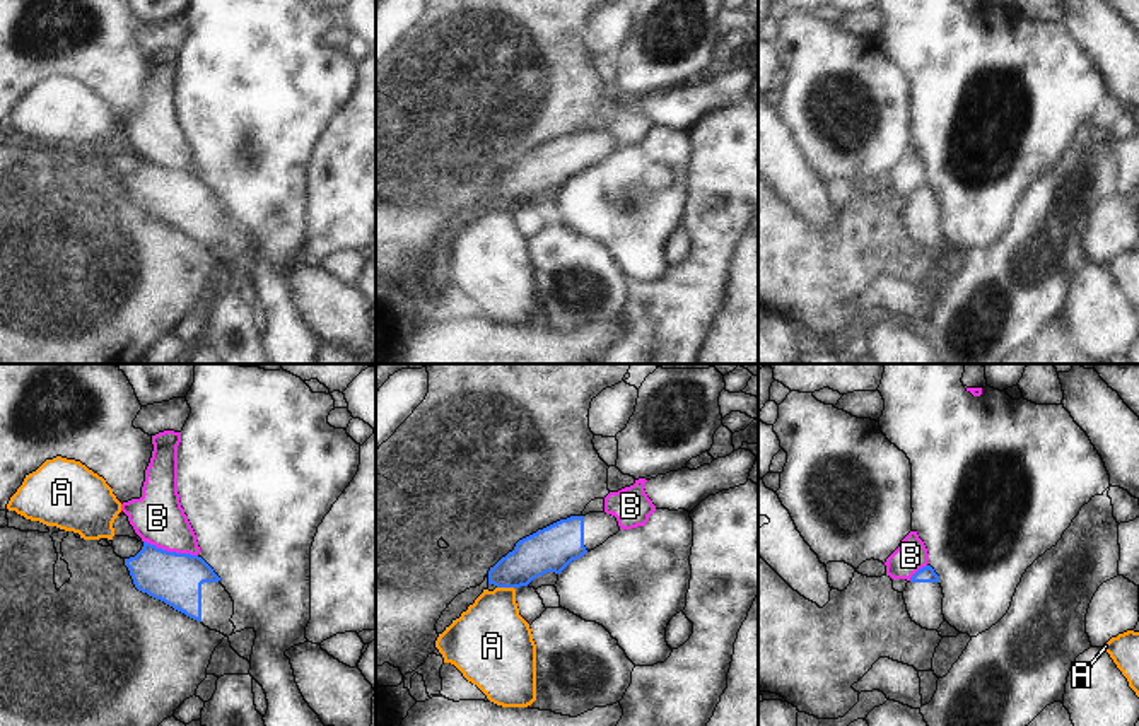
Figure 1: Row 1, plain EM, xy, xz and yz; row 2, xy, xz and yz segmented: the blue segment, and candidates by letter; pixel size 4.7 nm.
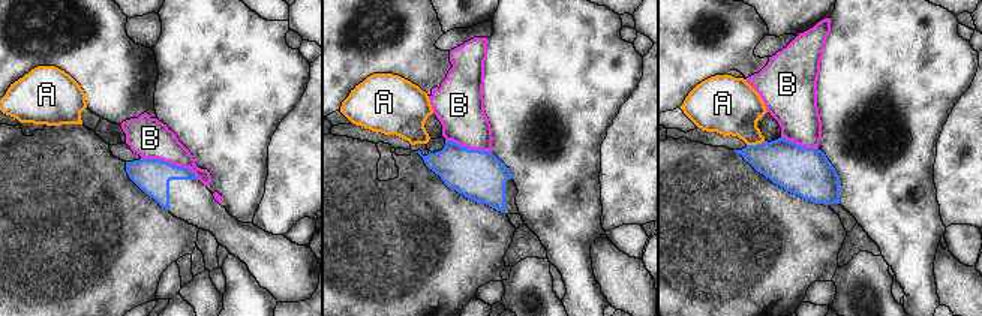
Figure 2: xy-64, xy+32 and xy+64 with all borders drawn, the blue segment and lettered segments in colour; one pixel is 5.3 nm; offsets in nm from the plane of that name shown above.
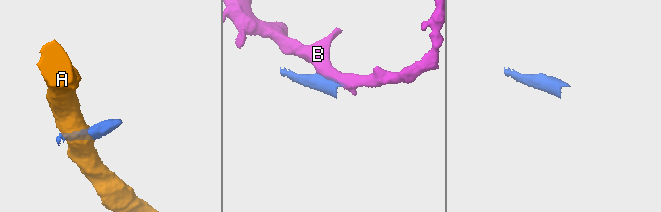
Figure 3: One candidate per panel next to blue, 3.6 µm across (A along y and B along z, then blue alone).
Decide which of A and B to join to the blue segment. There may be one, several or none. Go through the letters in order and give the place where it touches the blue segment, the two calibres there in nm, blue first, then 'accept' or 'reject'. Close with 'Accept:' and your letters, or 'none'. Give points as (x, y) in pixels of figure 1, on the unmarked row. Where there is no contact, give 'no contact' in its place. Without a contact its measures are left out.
A: xz (506, 204) | 200/340 nm | reject
B: xy (171, 169) | 240/240 nm | reject
Accept: none

